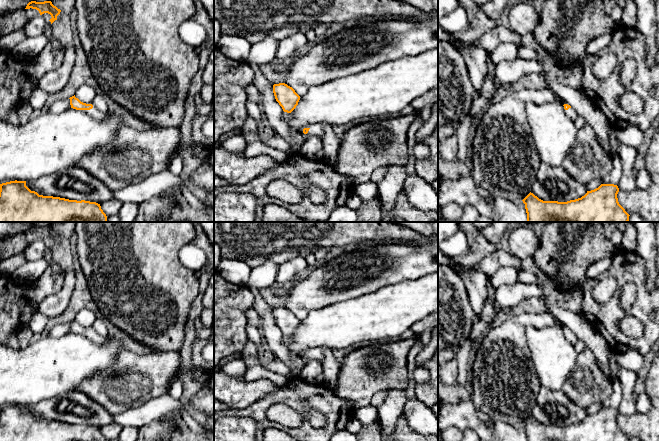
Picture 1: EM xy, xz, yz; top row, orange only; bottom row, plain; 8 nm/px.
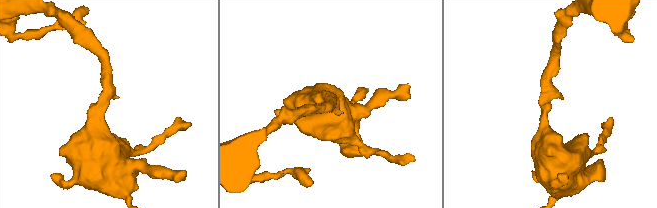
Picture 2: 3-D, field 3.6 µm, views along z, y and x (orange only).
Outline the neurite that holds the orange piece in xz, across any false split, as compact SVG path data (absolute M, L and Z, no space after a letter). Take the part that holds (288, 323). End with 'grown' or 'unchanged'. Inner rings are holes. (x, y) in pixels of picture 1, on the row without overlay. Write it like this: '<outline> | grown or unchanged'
M285 307L273 309L273 317L276 325L282 331L284 336L291 337L300 324L300 320L295 314Z | unchanged

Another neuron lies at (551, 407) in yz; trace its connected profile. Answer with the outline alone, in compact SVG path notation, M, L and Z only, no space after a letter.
M541 387L531 417L543 425L567 426L587 417L586 408L578 406L563 391Z

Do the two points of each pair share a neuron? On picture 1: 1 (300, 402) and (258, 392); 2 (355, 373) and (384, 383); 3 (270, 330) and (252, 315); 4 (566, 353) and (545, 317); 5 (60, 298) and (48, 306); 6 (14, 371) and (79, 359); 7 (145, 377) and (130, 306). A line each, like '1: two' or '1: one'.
1: two
2: one
3: two
4: two
5: one
6: one
7: two

